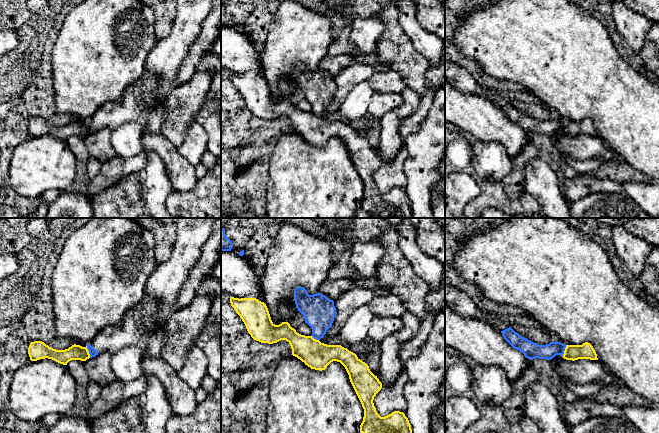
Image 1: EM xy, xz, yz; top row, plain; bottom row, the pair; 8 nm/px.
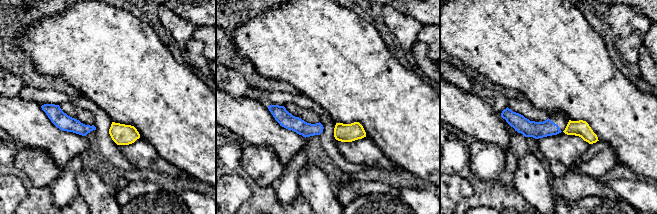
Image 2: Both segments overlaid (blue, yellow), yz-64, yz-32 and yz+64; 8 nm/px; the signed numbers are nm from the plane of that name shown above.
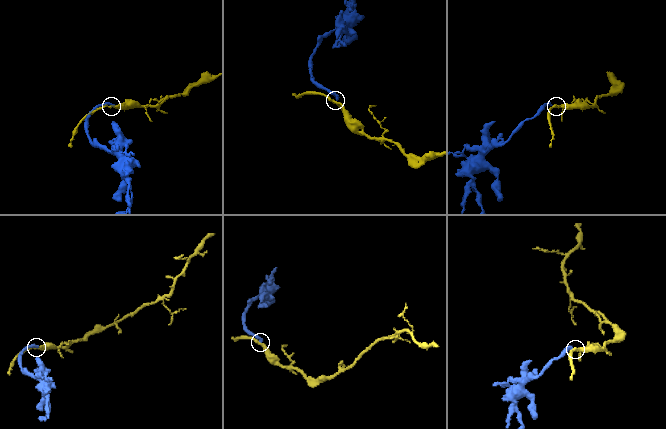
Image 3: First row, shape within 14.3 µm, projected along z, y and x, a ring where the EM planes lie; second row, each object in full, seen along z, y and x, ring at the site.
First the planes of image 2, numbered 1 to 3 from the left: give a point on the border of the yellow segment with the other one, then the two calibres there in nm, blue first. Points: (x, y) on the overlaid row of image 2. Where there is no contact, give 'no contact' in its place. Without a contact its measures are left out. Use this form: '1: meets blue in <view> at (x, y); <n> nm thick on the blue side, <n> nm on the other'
1: no contact
2: no contact
3: no contact

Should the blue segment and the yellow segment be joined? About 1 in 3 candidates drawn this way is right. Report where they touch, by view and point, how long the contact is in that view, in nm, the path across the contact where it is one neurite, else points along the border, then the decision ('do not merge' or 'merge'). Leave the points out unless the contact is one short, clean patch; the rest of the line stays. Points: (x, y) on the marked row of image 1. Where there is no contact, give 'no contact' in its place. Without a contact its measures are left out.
contact yz (563, 351); length 110 nm; border yz (566, 345), (562, 357); do not merge

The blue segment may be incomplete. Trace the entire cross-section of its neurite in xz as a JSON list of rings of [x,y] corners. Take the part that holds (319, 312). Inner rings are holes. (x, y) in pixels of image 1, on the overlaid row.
[[[304,287],[294,289],[296,308],[303,315],[305,323],[312,329],[312,337],[327,345],[341,345],[355,353],[358,359],[365,362],[376,376],[380,367],[381,342],[366,339],[359,343],[348,345],[338,335],[326,338],[324,335],[332,326],[336,315],[334,301],[321,293],[309,295]]]

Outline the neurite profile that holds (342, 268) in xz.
[[[345,251],[337,262],[333,262],[328,272],[328,278],[337,280],[340,278],[354,277],[357,272],[350,264],[351,251]]]

